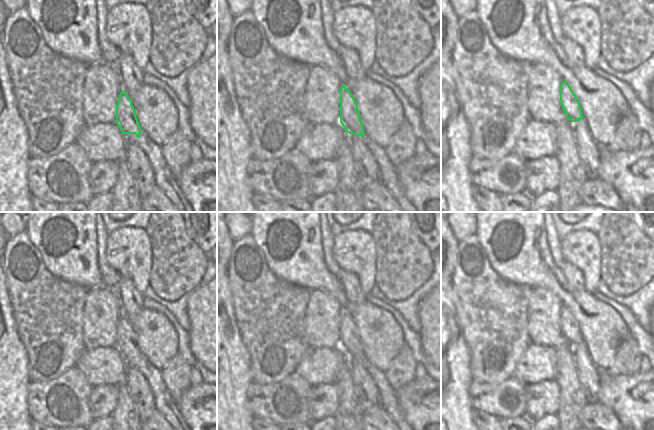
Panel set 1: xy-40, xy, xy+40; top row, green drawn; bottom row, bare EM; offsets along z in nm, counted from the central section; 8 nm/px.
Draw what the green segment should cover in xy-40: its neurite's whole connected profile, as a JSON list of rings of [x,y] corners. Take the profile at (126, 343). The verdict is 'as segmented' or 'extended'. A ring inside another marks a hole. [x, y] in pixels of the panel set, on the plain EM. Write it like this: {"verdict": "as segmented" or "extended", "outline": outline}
{"verdict": "as segmented", "outline": [[[122,314],[116,329],[116,347],[123,358],[135,358],[137,362],[140,361],[142,355],[136,335],[132,329],[132,324]]]}

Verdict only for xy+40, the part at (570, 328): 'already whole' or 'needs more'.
already whole

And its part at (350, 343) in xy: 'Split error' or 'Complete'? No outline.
Complete.

